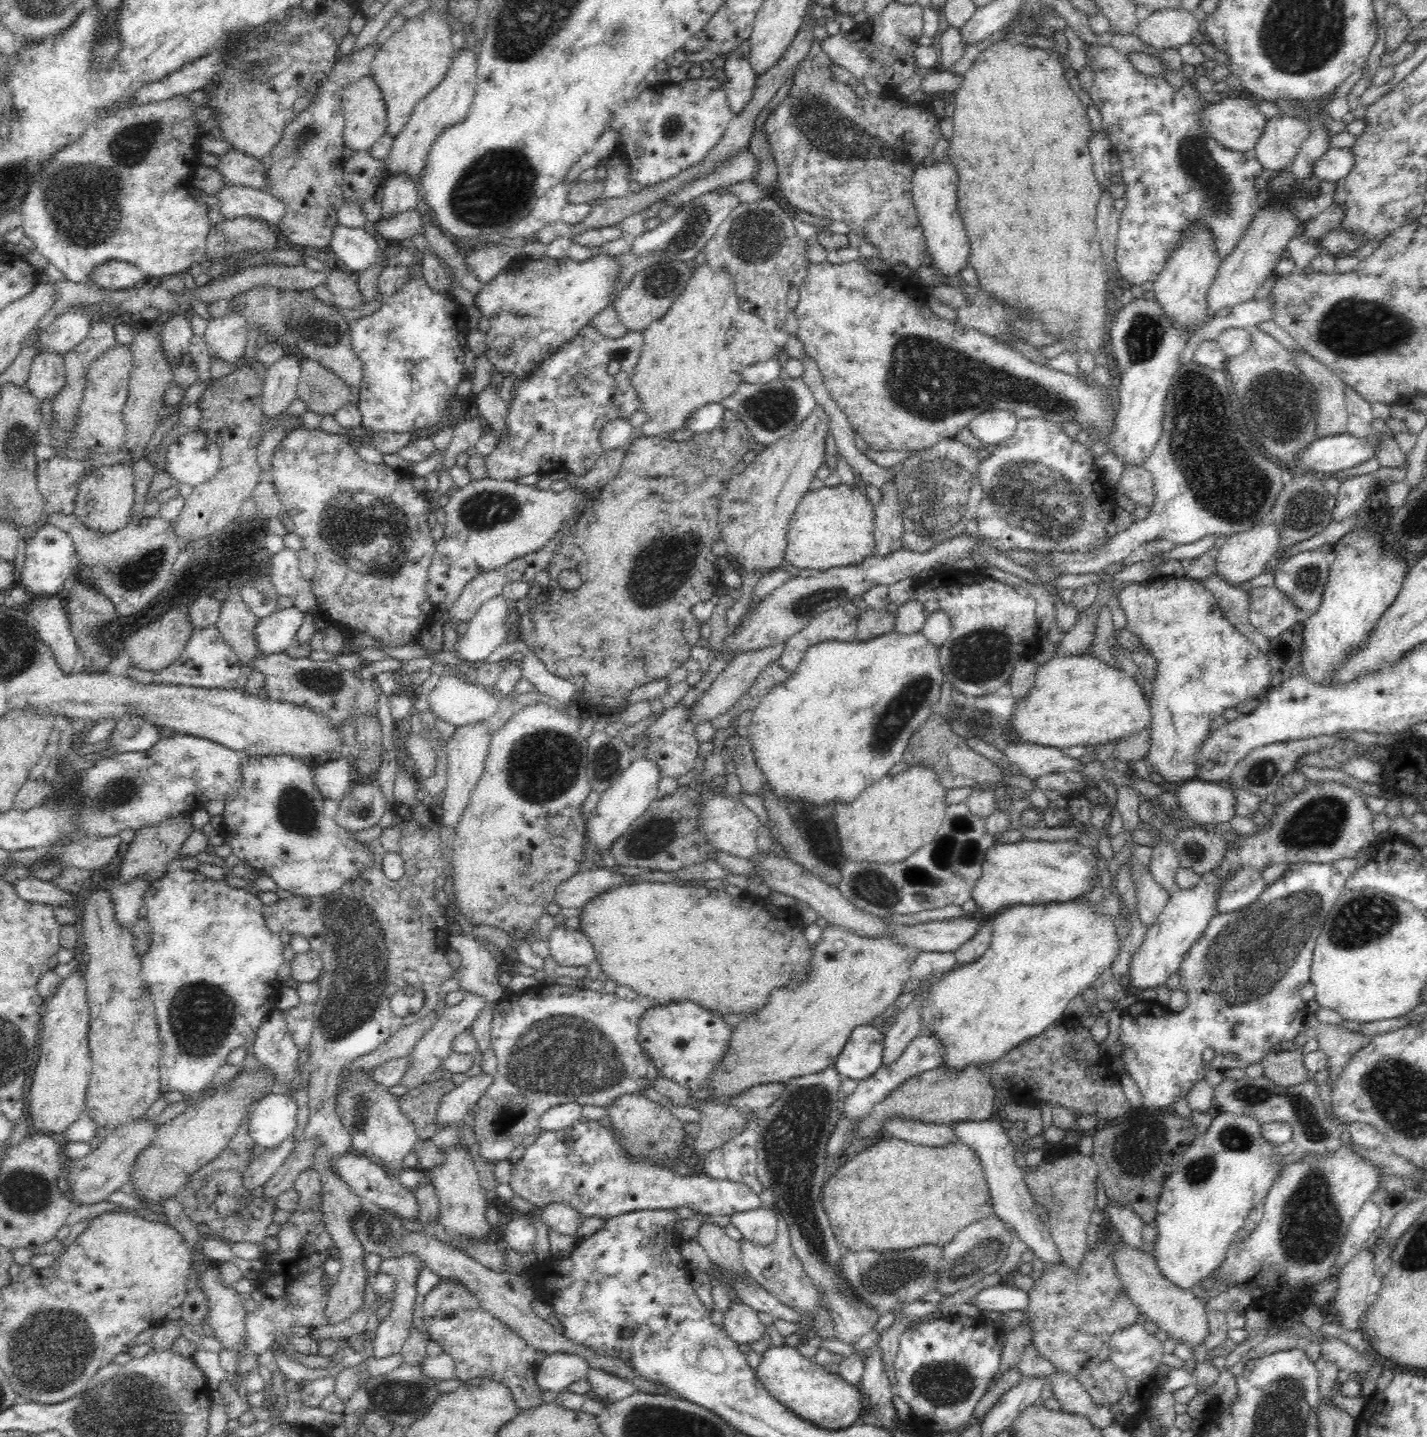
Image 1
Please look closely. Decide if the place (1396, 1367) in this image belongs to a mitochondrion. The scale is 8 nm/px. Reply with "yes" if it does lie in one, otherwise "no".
no

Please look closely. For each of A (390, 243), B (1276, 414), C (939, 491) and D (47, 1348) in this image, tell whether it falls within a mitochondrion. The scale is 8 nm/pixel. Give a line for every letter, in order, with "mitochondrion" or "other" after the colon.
A: other
B: mitochondrion
C: mitochondrion
D: mitochondrion

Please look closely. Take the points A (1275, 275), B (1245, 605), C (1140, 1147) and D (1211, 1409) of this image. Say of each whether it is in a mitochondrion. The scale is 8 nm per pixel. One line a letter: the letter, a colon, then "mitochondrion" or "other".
A: other
B: other
C: mitochondrion
D: other

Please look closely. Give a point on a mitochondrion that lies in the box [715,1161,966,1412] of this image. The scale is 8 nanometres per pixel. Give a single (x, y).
(884, 1277)

